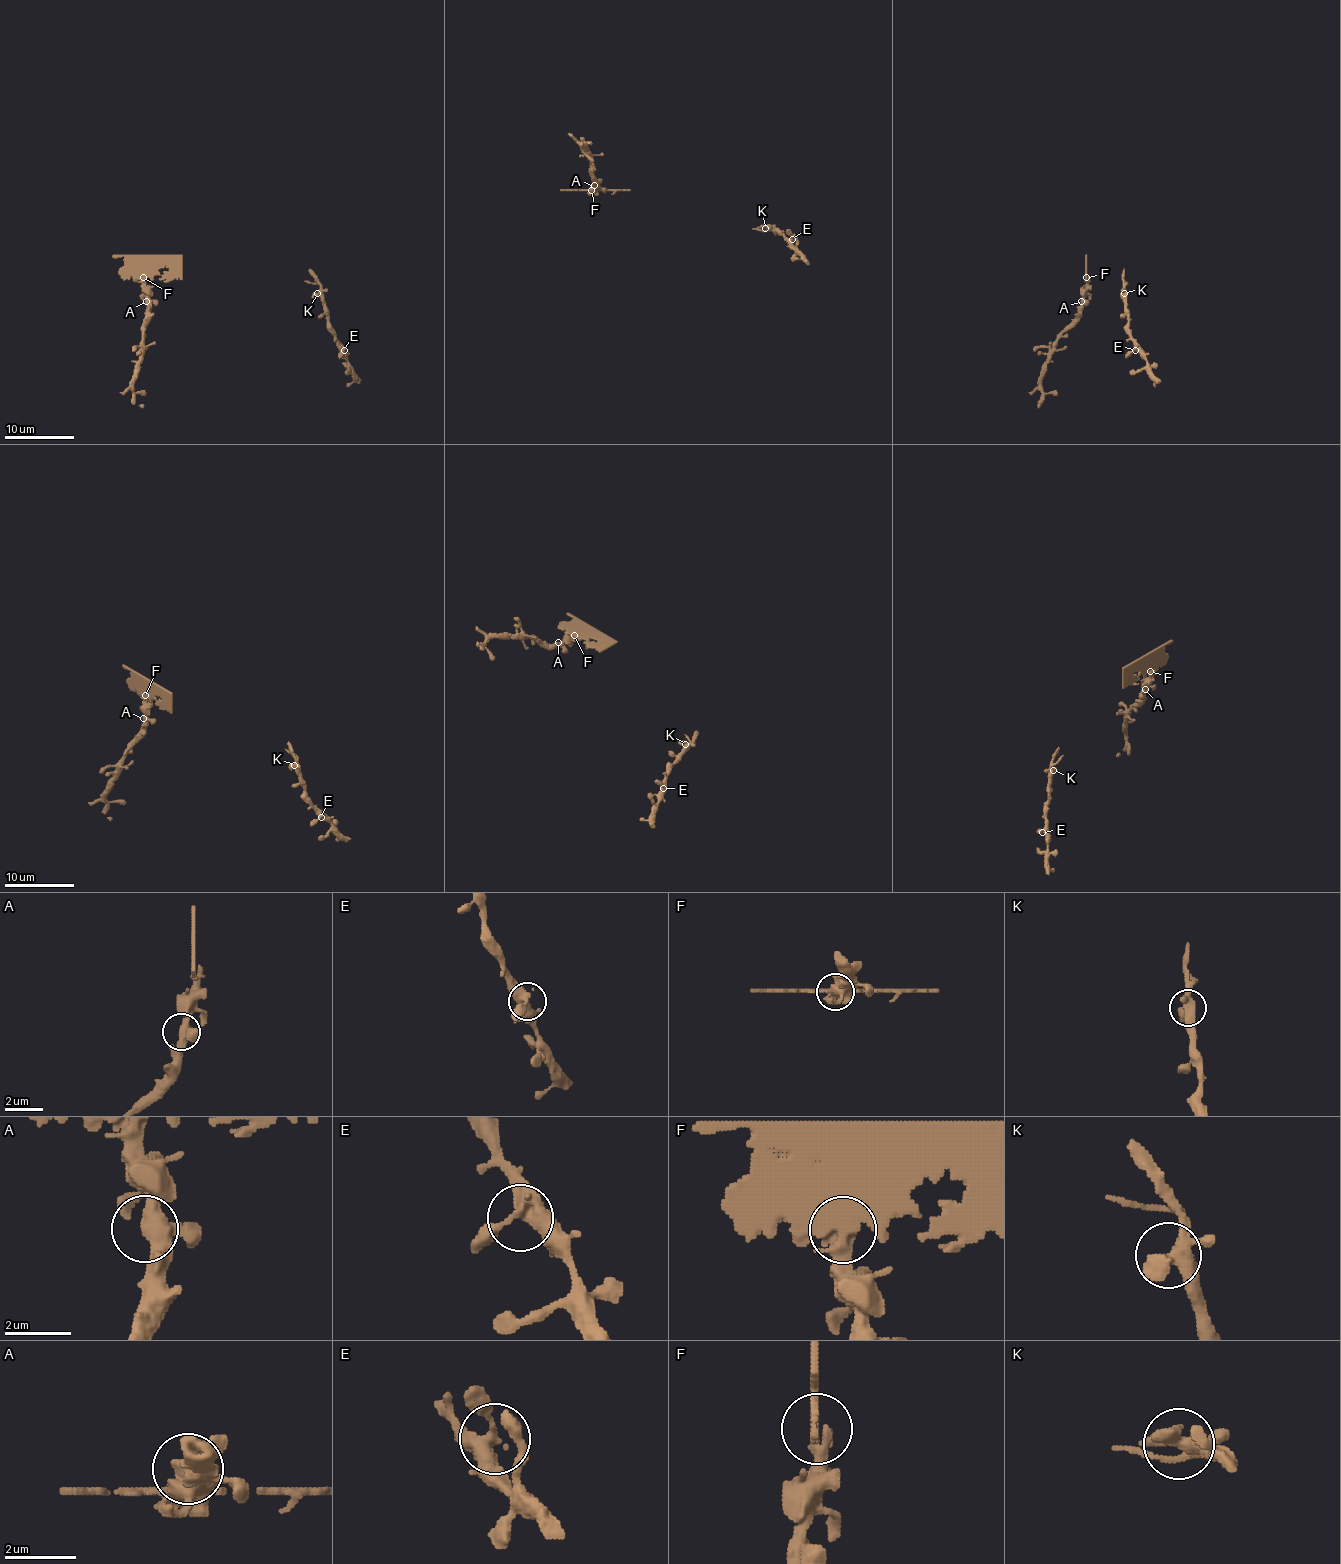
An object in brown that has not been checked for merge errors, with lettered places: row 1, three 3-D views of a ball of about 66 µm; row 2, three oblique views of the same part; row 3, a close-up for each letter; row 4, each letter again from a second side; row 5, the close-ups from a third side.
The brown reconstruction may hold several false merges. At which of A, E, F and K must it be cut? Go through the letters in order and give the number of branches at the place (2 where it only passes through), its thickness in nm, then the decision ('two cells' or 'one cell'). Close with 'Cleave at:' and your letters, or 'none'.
A: 3 | 380 nm | one cell
E: 3 | 400 nm | one cell
F: 2 | 460 nm | two cells
K: 3 | 440 nm | one cell
Cleave at: F

